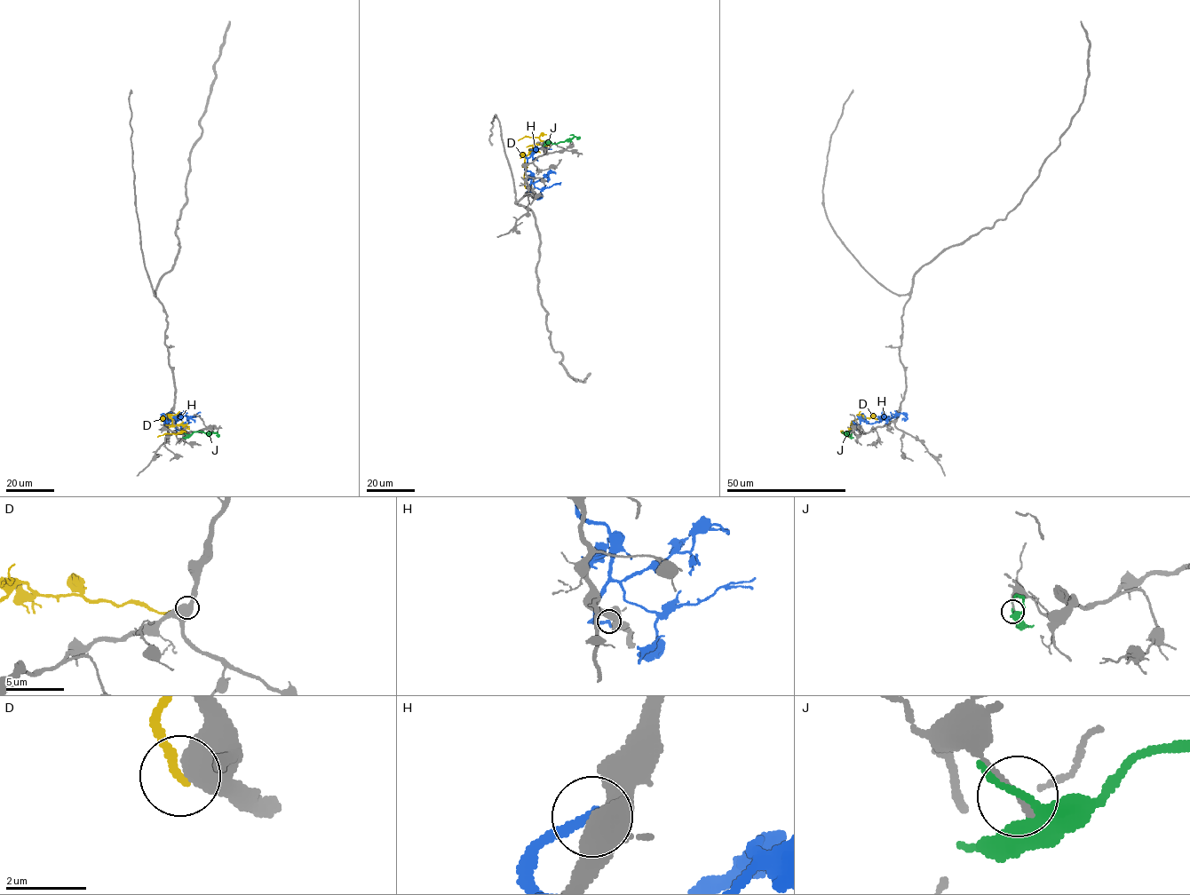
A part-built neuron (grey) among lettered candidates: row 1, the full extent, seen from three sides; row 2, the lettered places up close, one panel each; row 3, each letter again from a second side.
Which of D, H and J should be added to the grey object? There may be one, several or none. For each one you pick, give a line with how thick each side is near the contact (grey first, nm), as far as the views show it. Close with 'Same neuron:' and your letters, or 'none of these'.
Same neuron: none of these

